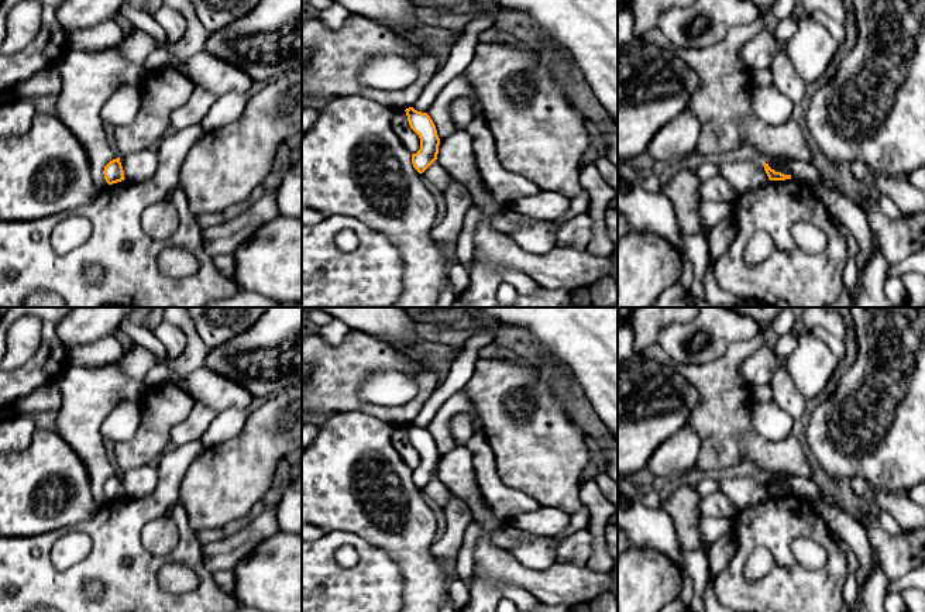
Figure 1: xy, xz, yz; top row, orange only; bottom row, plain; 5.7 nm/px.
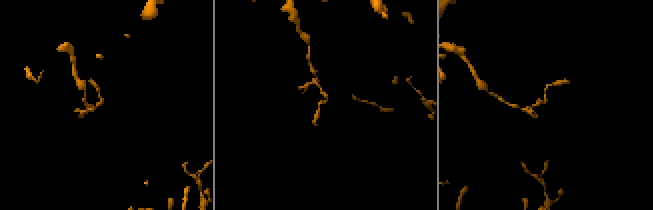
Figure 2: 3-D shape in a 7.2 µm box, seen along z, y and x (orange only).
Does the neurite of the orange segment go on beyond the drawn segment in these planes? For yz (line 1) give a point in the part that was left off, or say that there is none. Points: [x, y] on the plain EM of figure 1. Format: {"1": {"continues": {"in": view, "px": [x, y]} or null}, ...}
{"1": {"continues": null}}

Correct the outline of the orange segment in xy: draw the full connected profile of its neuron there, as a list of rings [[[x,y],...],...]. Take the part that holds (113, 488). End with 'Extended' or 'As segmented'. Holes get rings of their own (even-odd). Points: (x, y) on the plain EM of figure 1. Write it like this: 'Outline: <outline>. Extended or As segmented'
Outline: [[[120,474],[110,477],[103,486],[104,495],[109,501],[124,496],[124,486]]]. As segmented

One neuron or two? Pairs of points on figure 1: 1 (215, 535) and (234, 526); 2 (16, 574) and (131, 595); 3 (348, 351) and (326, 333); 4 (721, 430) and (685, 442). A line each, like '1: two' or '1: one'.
1: one
2: one
3: two
4: two

